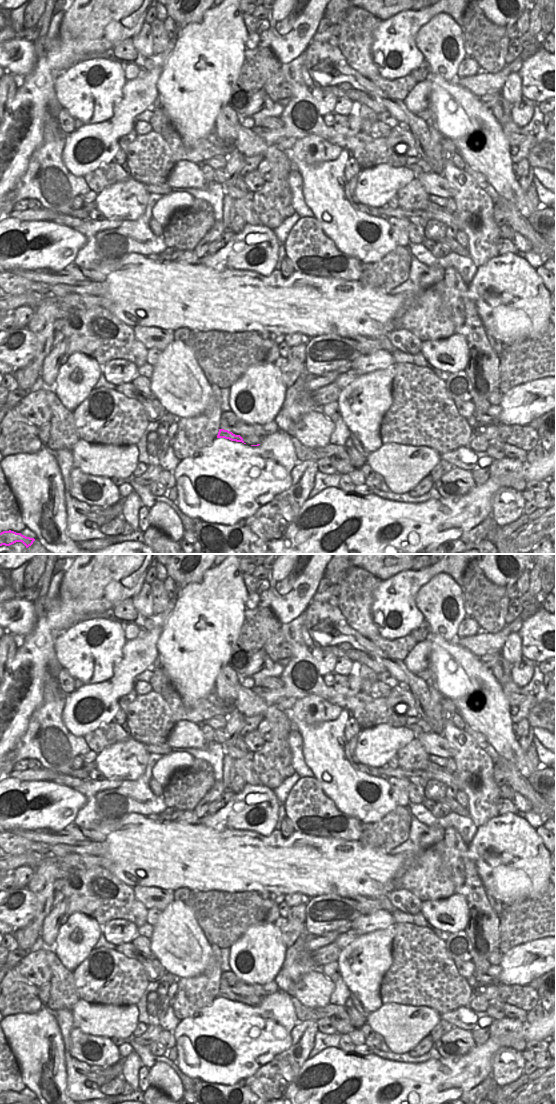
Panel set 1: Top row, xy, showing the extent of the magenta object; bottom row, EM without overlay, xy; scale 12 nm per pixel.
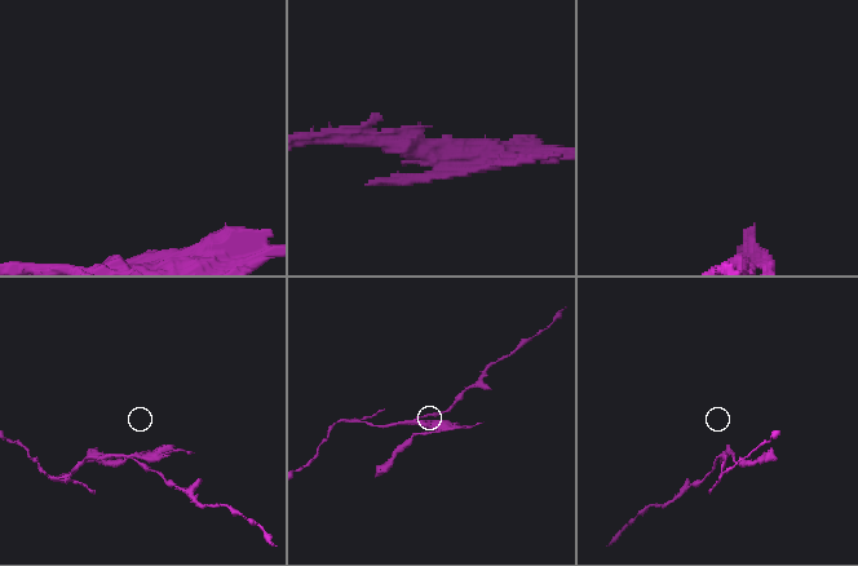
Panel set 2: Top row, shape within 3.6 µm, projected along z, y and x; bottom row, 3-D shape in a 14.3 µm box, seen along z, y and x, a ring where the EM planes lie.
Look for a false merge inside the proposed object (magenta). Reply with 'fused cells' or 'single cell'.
fused cells

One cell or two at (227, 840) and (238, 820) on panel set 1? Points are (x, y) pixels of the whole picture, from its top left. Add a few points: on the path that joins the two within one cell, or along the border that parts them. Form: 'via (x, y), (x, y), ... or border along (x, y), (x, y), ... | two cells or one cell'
border along (209, 825), (215, 828), (253, 830), (255, 832) | two cells

